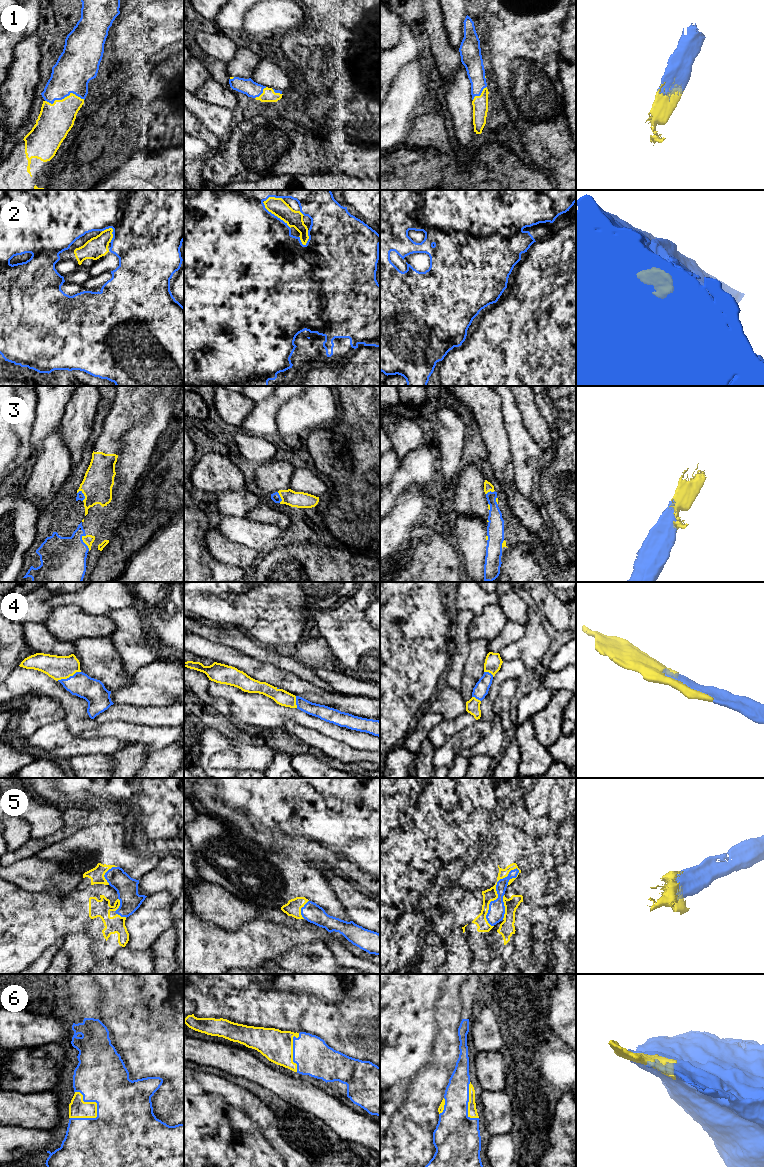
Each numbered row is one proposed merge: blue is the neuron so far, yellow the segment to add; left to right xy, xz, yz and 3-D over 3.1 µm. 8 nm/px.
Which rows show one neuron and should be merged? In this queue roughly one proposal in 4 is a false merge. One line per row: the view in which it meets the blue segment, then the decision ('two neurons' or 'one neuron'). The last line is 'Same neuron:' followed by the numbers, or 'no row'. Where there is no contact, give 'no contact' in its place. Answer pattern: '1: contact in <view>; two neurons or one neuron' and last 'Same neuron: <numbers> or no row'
1: contact in xy; one neuron
2: contact in xz; one neuron
3: contact in xy; one neuron
4: contact in xy; one neuron
5: contact in yz; one neuron
6: contact in xy; one neuron
Same neuron: 1, 2, 3, 4, 5, 6

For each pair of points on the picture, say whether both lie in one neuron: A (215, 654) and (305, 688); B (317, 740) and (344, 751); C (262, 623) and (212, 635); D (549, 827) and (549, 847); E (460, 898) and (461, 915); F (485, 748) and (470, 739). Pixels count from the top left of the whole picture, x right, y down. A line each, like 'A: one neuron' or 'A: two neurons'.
A: one neuron
B: one neuron
C: two neurons
D: two neurons
E: one neuron
F: two neurons

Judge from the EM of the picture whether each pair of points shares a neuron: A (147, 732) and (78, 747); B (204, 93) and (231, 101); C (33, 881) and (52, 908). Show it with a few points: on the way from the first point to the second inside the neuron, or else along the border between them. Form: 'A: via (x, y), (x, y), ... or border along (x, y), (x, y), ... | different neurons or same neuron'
A: border along (94, 736), (114, 736), (131, 744) | different neurons
B: via (211, 93), (224, 97) | same neuron
C: border along (17, 885), (22, 889), (34, 892), (63, 894) | different neurons

